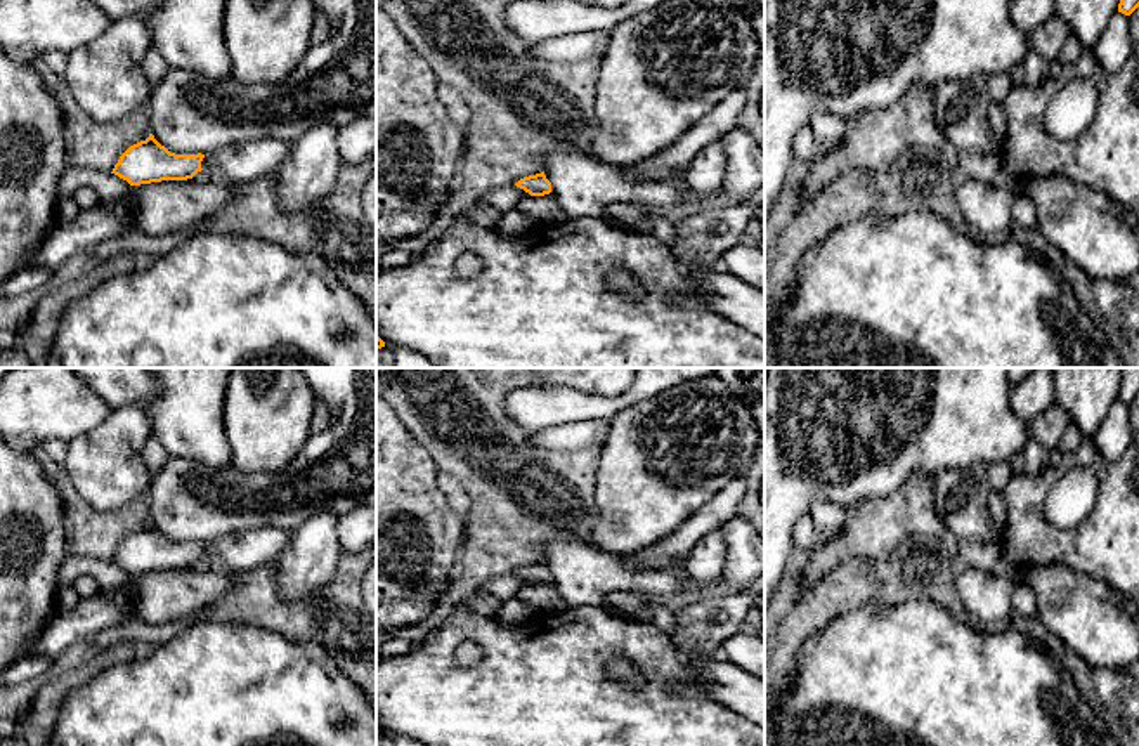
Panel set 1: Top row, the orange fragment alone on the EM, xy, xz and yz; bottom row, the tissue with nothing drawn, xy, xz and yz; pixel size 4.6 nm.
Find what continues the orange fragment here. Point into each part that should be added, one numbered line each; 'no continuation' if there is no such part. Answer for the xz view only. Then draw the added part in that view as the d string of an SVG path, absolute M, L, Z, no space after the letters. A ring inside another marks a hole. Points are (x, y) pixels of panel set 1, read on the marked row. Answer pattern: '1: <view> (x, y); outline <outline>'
no continuation

